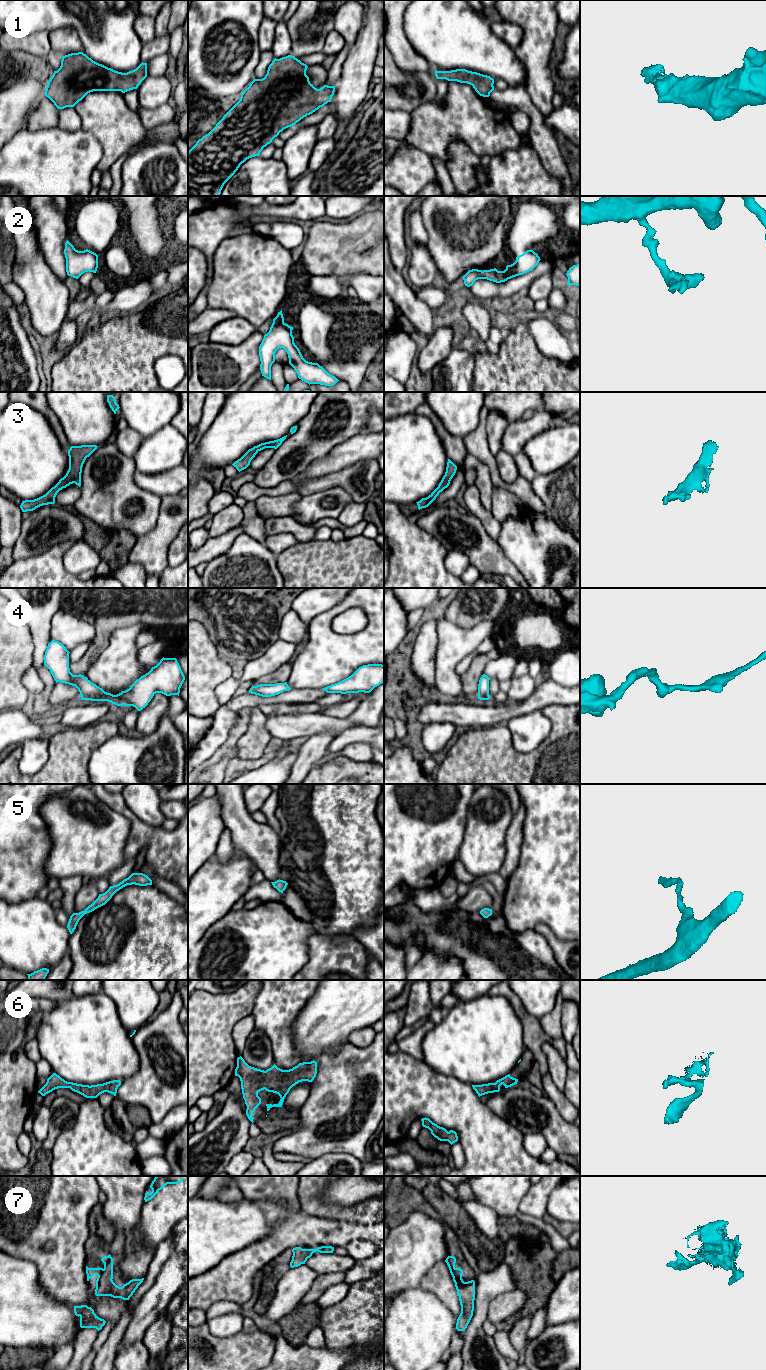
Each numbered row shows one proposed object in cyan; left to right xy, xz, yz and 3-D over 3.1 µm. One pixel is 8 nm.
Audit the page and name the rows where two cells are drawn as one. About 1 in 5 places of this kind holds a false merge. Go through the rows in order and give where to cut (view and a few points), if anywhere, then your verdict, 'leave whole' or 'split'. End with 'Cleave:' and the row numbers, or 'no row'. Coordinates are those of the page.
1: no cut; leave whole
2: no cut; leave whole
3: no cut; leave whole
4: no cut; leave whole
5: no cut; leave whole
6: no cut; leave whole
7: cut in xy along (103, 1269), (103, 1274), (96, 1288); split
Cleave: 7

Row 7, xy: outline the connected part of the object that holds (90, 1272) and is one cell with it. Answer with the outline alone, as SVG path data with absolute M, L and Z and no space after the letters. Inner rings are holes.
M86 1266L87 1281L92 1278L94 1275L97 1275L96 1288L98 1286L99 1279L103 1275L103 1268L88 1268Z

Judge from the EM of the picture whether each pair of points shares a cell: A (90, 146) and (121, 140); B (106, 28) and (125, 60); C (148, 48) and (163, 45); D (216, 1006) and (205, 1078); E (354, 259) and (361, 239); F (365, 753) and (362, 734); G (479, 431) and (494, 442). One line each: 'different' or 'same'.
A: different
B: same
C: same
D: same
E: same
F: different
G: different

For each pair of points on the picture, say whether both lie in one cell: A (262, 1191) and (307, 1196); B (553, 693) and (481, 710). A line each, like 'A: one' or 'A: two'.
A: two
B: one

